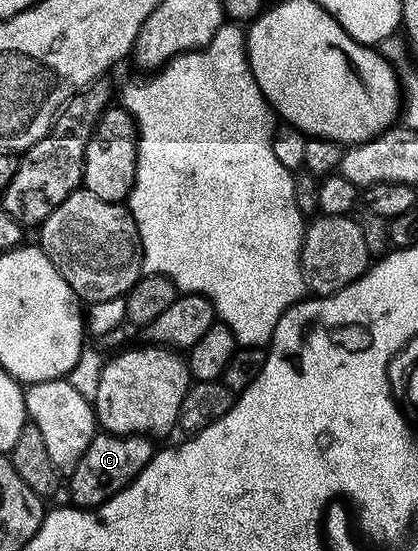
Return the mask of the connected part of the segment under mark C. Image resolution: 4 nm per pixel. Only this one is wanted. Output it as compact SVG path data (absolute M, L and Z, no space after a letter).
M98 433L86 445L86 453L78 457L78 465L67 476L68 495L73 504L85 509L101 507L108 499L113 499L122 488L146 469L154 454L153 440L146 435L110 435Z

